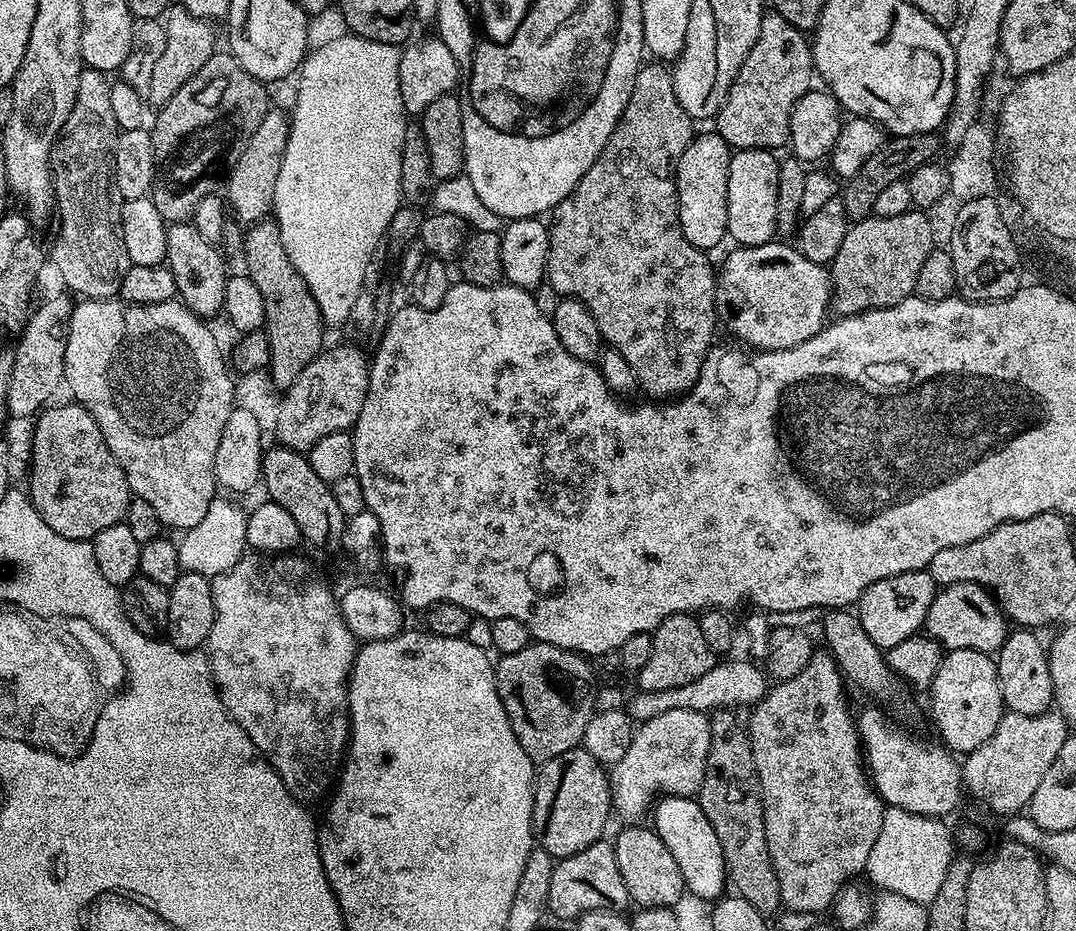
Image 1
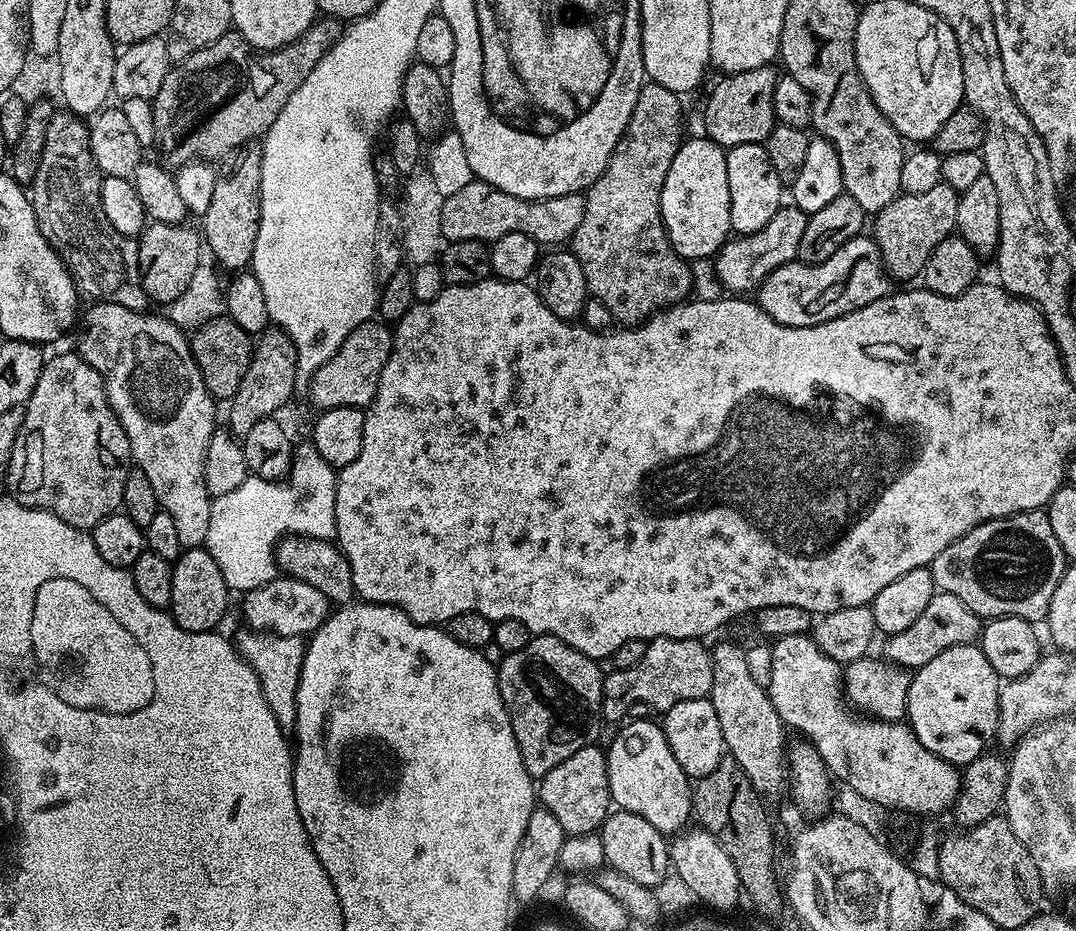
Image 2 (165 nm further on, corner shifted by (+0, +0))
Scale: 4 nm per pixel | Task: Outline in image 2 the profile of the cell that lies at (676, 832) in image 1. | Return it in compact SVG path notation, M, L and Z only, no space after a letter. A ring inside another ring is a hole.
M652 718L628 720L623 725L625 728L613 738L612 745L607 745L608 789L617 809L646 818L659 832L679 833L689 827L688 819L693 819L694 788L682 766L678 766L678 758L674 758L670 750L663 727L654 721Z

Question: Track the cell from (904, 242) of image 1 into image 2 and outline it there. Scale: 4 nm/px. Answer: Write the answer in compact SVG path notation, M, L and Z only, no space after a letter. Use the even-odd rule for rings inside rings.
M939 182L934 190L926 190L926 194L901 194L882 211L875 213L876 225L870 228L870 235L880 252L883 271L893 281L912 280L915 276L917 279L924 271L926 258L934 254L934 246L956 232L957 199L958 193L954 189Z

